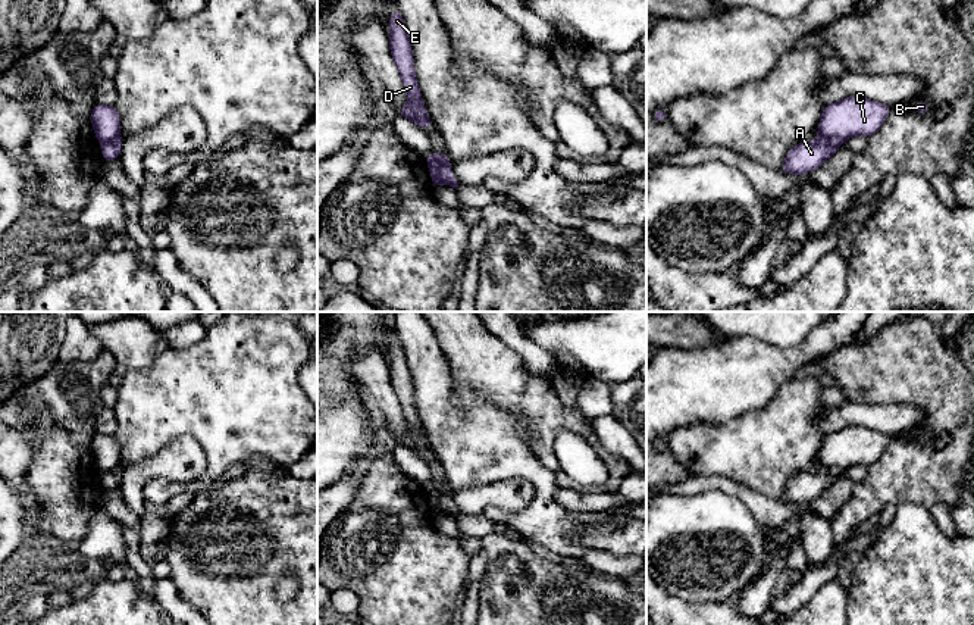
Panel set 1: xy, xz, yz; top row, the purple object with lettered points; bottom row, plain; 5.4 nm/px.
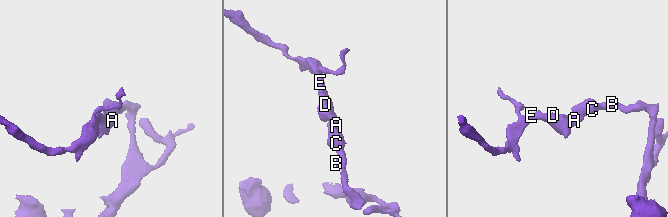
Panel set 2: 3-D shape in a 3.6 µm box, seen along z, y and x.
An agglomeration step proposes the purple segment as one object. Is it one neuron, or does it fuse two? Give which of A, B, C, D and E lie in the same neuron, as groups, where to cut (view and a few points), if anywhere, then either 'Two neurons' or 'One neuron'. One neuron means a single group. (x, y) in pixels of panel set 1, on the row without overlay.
Groups: A D E / B C. Split along yz (819, 465), (839, 474). Two neurons

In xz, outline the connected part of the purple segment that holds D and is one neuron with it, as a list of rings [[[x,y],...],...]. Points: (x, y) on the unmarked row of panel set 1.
[[[400,338],[394,340],[389,347],[389,378],[408,425],[407,434],[401,440],[397,440],[397,443],[413,450],[426,460],[433,457],[414,404],[411,374]]]

